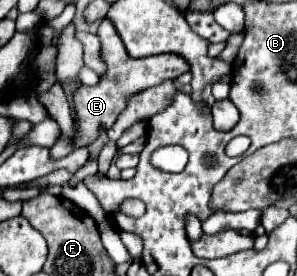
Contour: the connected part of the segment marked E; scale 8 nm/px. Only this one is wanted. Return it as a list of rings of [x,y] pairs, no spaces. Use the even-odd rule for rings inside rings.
[[[105,18],[97,30],[101,40],[101,60],[105,62],[107,70],[99,76],[99,84],[95,86],[79,86],[75,90],[75,130],[73,130],[73,148],[89,146],[99,138],[101,130],[109,130],[117,116],[125,110],[127,98],[161,84],[163,80],[175,80],[179,74],[189,72],[189,66],[171,66],[171,54],[161,56],[147,56],[147,58],[129,58],[117,30]]]

